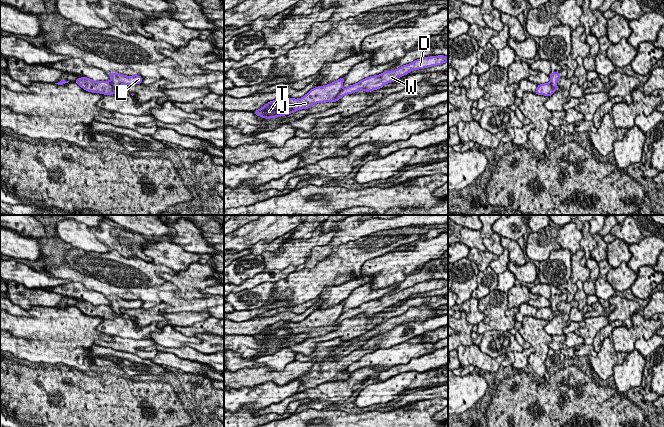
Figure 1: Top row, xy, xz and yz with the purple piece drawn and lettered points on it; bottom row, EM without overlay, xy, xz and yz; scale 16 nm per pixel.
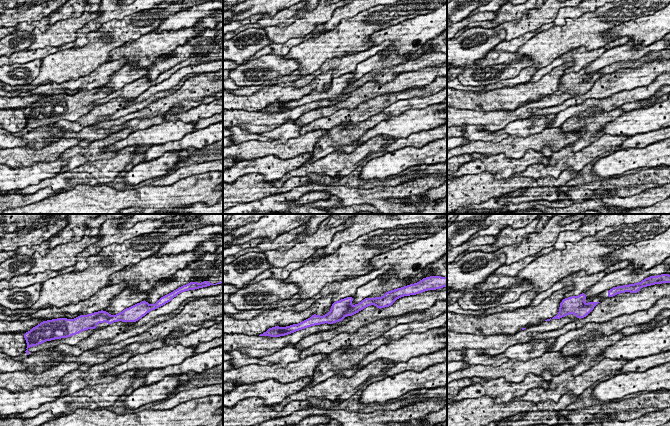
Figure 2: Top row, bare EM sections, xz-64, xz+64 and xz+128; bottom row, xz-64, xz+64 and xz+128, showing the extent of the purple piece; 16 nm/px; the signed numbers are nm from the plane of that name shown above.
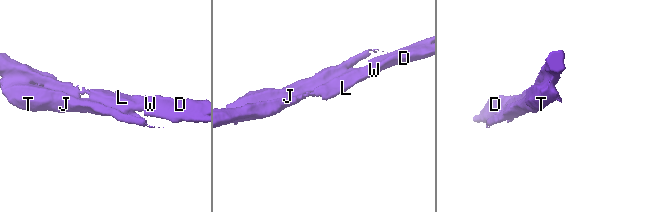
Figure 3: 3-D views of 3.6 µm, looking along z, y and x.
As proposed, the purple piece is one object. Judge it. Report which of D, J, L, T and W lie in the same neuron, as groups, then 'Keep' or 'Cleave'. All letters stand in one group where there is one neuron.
Groups: D L W / J T. Cleave

